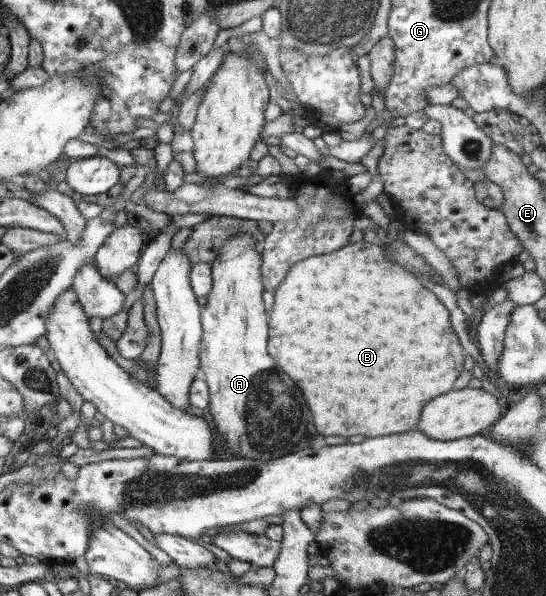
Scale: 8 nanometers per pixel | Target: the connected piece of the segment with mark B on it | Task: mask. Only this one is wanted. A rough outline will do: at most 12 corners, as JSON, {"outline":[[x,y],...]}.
{"outline":[[360,241],[273,293],[268,354],[320,435],[418,430],[466,353]]}

